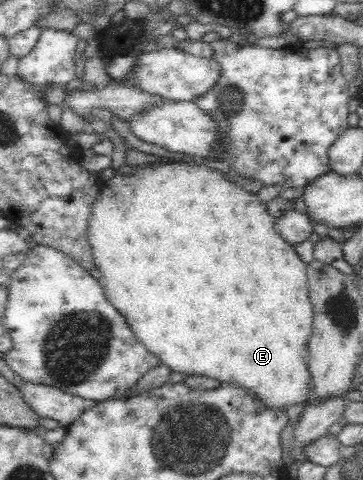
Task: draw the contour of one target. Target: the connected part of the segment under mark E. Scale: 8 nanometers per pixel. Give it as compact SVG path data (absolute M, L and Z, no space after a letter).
M166 158L135 167L131 174L115 173L105 181L105 188L99 192L87 217L86 239L91 247L96 267L102 274L101 282L106 290L107 299L119 310L130 324L134 336L163 364L174 372L187 375L203 375L217 378L222 385L245 386L258 395L268 406L306 404L309 390L307 369L308 343L313 335L313 304L309 294L309 275L307 263L303 262L294 245L287 242L275 227L275 217L267 211L267 203L255 192L237 186L233 180L225 178L221 171L197 164L189 158Z

